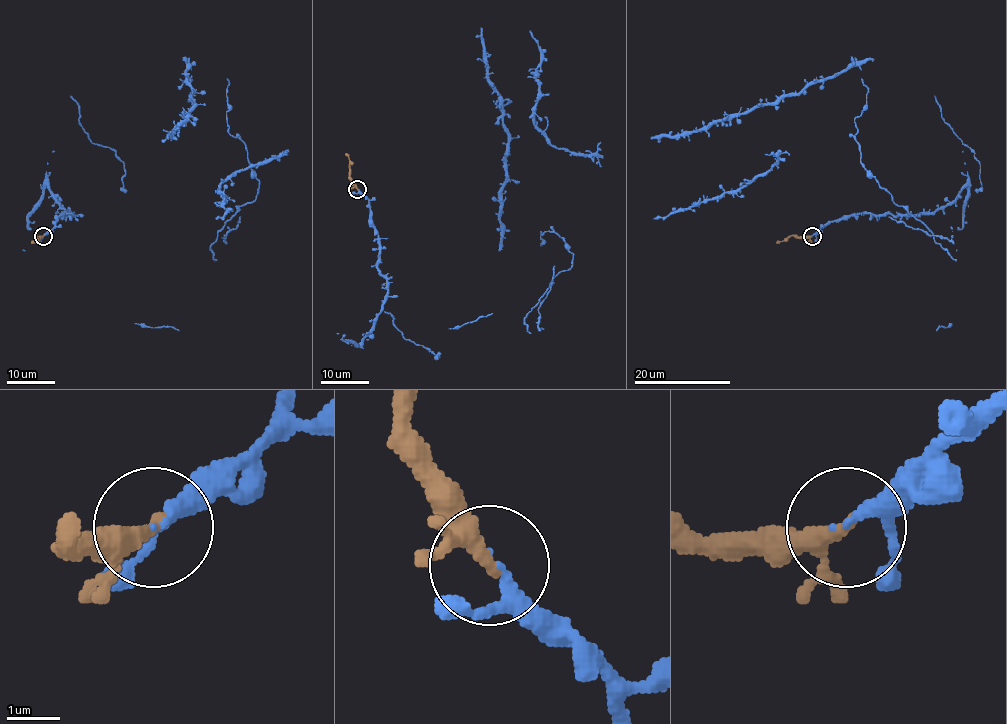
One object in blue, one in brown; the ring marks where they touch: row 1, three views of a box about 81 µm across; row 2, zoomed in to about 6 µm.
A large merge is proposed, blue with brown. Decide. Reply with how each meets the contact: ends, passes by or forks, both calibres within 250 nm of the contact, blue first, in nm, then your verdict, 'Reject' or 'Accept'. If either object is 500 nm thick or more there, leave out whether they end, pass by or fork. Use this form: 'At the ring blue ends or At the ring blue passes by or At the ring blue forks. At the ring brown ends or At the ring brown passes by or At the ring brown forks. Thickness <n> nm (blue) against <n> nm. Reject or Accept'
At the ring blue passes by. At the ring brown passes by. Thickness 180 nm (blue) against 240 nm. Accept

